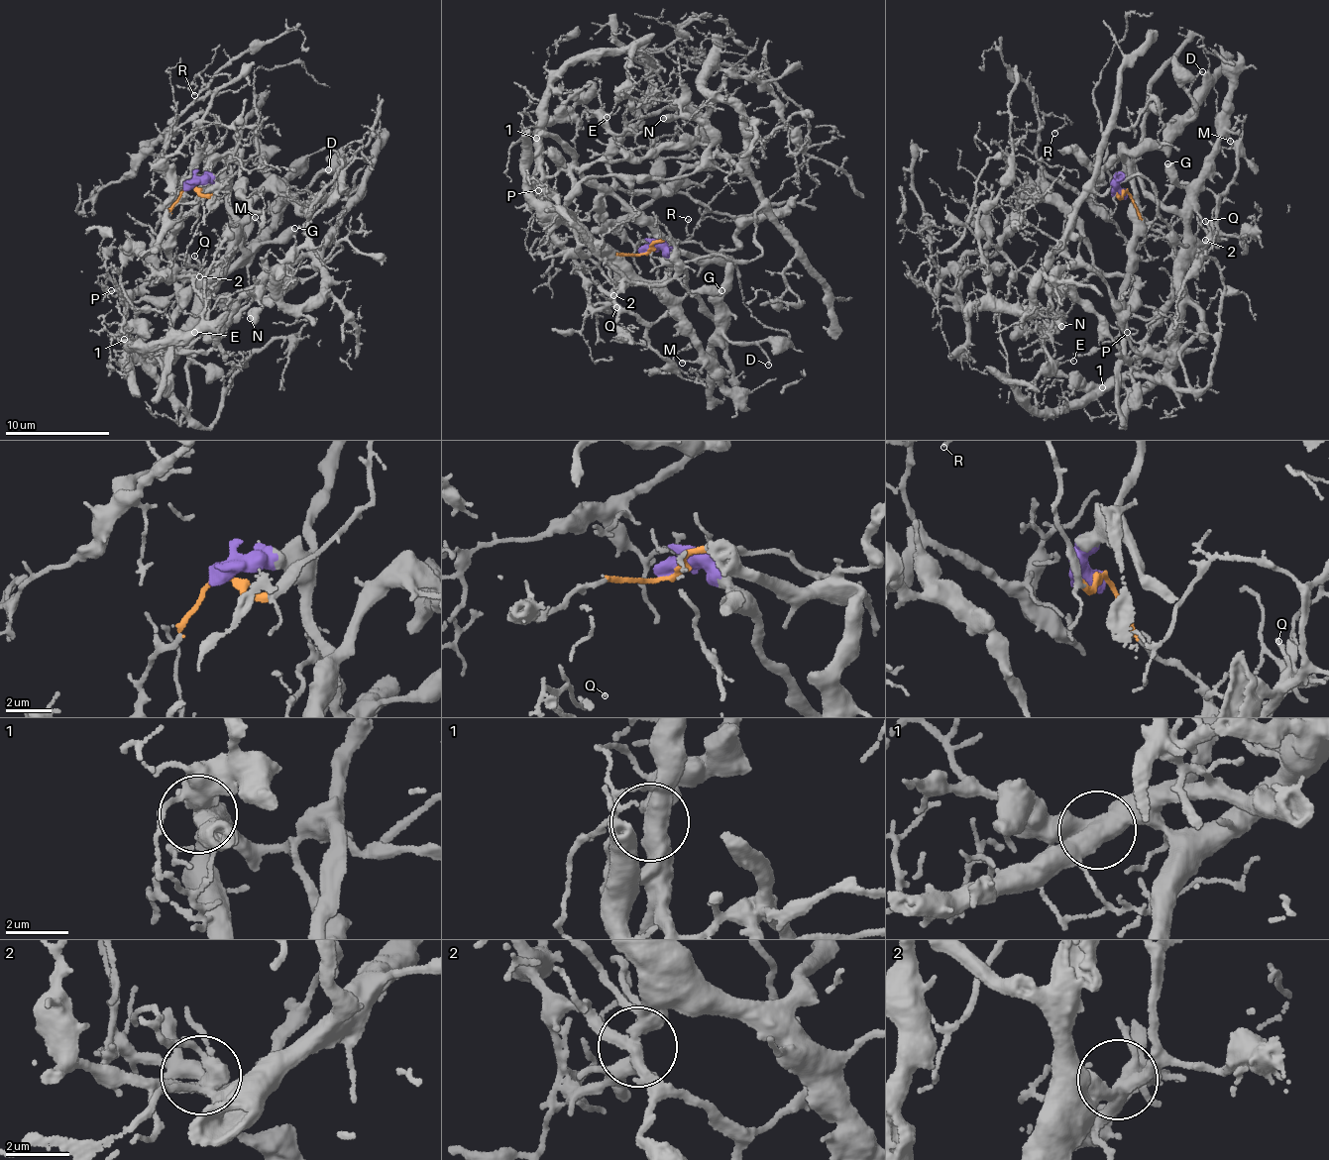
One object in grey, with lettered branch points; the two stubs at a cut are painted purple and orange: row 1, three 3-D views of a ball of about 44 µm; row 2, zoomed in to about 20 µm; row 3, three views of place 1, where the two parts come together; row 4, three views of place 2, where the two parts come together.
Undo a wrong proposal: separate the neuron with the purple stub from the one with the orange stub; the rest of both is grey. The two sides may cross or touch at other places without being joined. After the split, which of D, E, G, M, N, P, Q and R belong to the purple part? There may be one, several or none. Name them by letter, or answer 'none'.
G, M, N, Q

